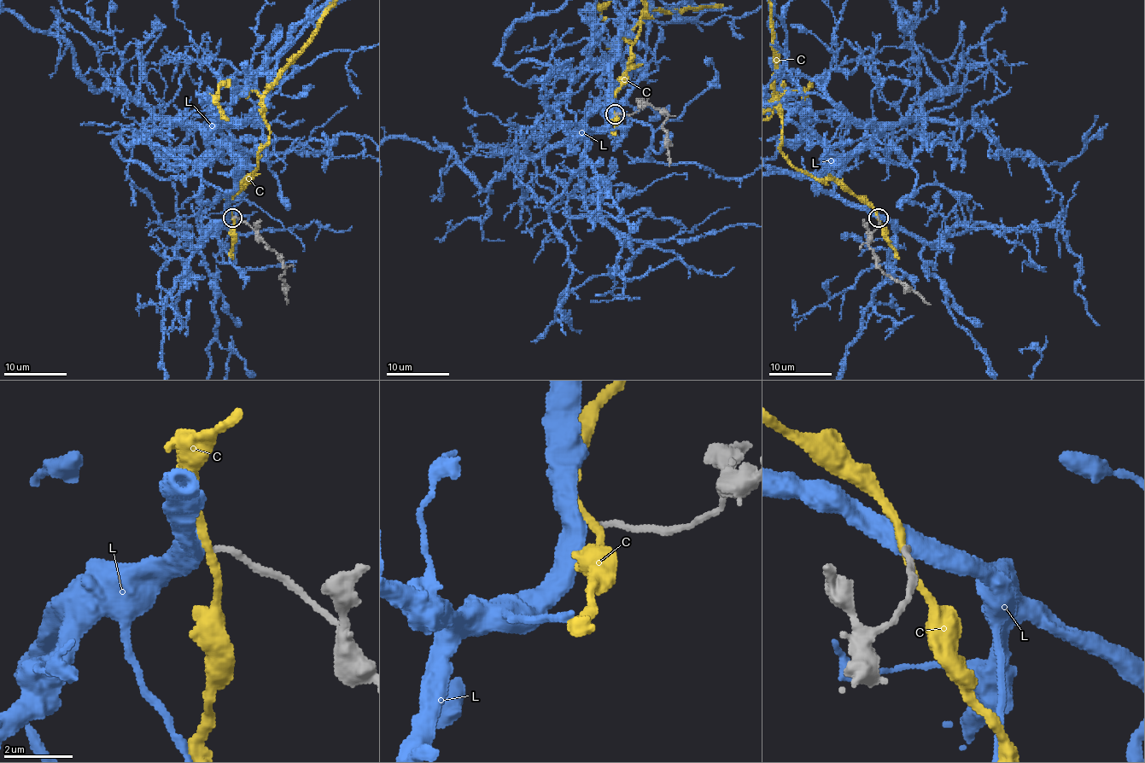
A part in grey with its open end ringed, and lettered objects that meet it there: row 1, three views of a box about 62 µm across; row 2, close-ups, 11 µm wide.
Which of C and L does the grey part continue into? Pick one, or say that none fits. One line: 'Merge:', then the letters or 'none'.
Merge: L

